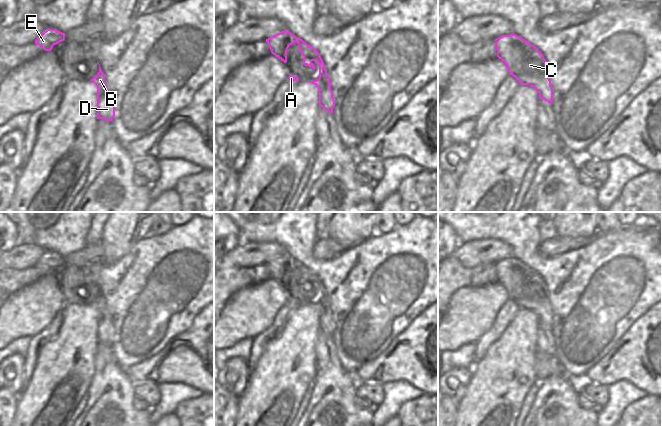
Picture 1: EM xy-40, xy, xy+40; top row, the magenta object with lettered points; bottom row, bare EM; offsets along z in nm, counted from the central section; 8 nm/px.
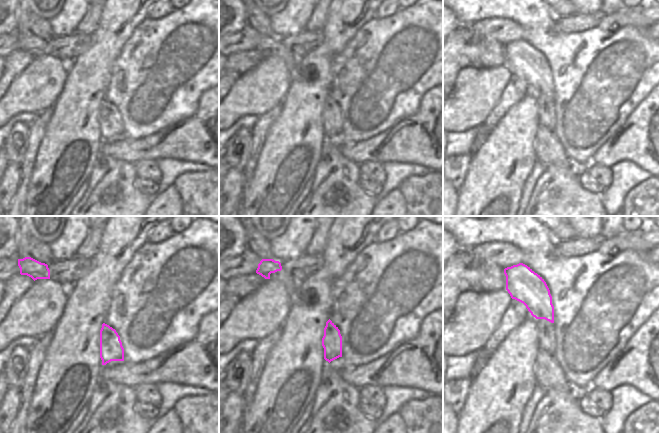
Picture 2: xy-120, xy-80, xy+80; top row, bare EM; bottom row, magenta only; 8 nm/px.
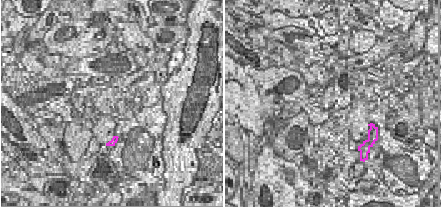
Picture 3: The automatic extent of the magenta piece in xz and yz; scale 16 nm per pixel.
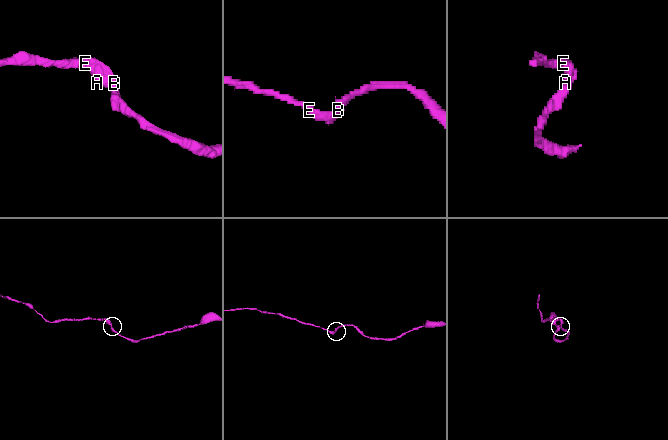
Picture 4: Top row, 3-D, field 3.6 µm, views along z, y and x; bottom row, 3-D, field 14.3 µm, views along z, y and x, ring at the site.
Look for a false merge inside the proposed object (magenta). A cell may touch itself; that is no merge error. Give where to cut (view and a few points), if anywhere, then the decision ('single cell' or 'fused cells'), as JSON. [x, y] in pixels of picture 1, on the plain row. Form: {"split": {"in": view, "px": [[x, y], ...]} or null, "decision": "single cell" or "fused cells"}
{"split": null, "decision": "single cell"}

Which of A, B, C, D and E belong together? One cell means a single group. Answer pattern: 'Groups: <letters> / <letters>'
Groups: A B C D E.

